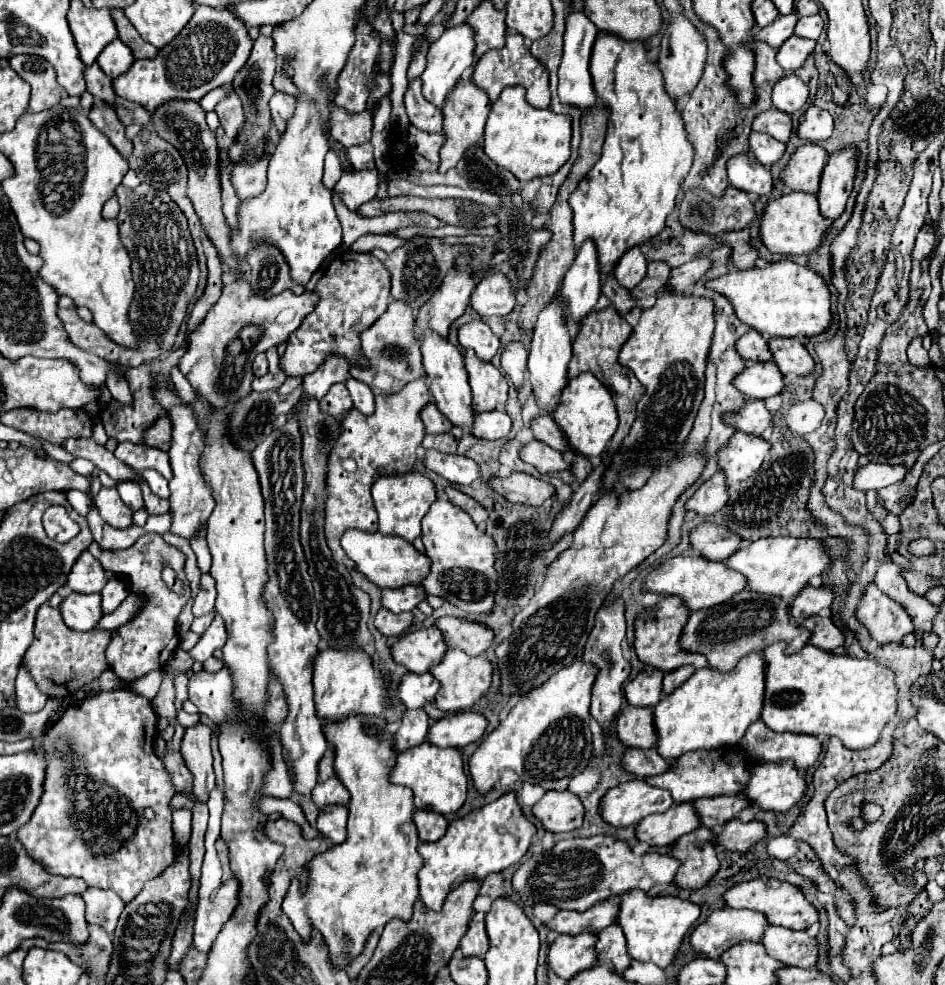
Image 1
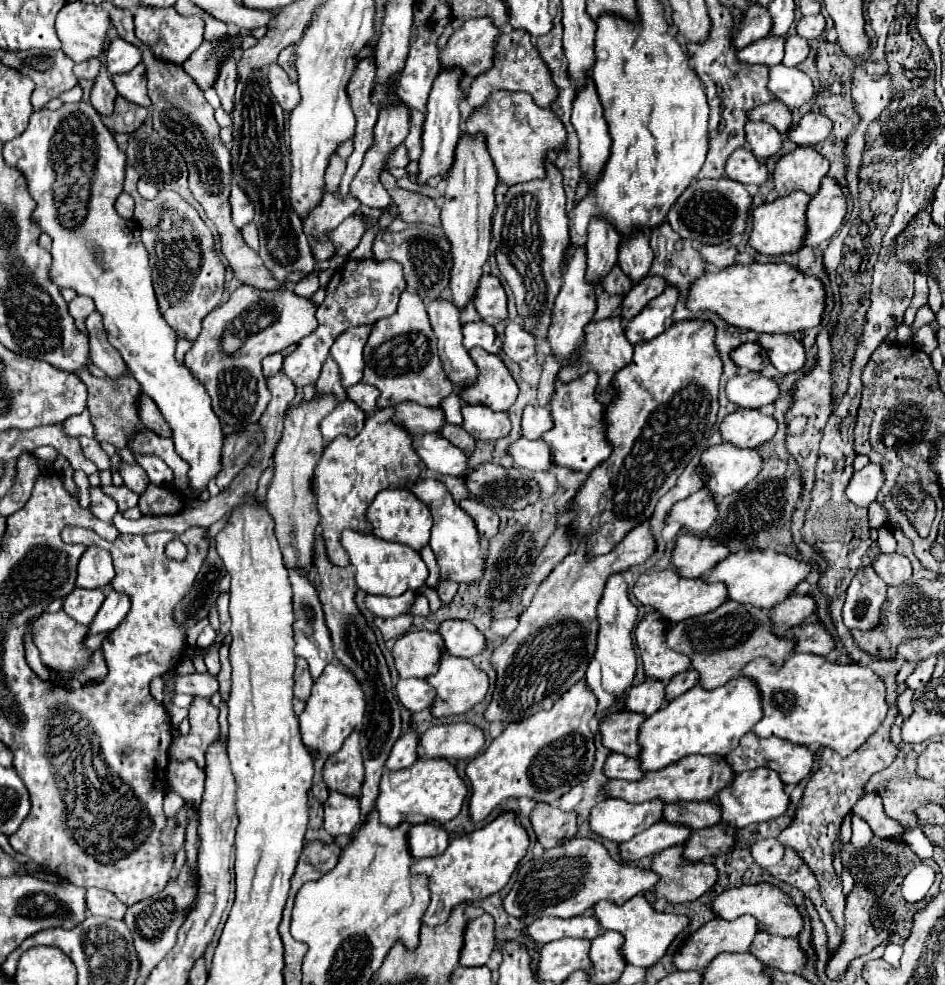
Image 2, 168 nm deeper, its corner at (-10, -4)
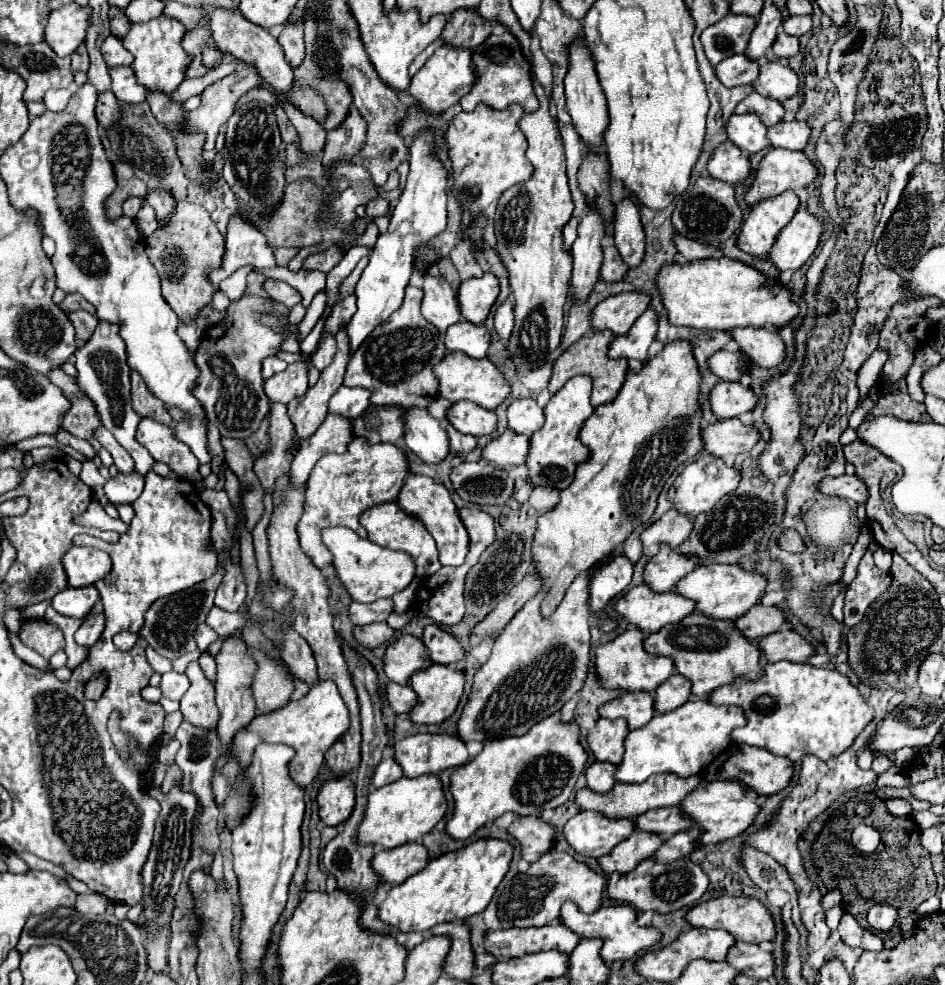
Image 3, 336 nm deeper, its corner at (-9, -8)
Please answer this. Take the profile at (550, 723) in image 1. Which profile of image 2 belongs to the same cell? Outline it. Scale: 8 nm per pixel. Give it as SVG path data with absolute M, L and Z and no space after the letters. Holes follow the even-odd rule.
M578 680L550 710L540 710L528 720L508 724L466 768L466 776L472 782L472 820L484 820L504 798L528 796L536 802L552 804L576 784L586 782L596 752L594 734L588 726L596 714L596 704L594 692L584 680Z

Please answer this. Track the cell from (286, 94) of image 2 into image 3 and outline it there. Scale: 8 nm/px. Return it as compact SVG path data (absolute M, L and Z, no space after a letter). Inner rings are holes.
M215 8L211 12L211 32L213 32L213 38L215 38L217 46L223 48L223 52L227 52L233 60L255 66L257 72L265 78L267 84L271 84L277 90L289 90L291 88L293 68L287 64L287 60L283 56L283 48L279 48L277 38L273 38L269 34L269 30L251 24L247 18L243 18L243 14L239 10L227 12L225 8L223 10Z

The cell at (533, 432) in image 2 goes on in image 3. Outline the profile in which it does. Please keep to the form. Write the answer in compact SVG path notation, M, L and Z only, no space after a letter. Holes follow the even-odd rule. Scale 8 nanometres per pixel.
M519 398L519 400L513 400L511 406L507 408L507 422L509 422L509 428L515 432L533 434L535 430L541 428L541 424L545 422L545 416L533 398Z

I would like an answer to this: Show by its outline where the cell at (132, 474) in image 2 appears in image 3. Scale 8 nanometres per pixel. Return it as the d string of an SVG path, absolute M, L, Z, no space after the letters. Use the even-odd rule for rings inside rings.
M99 426L99 428L95 430L95 438L97 438L97 440L103 444L103 448L113 456L115 466L117 466L119 472L129 474L129 472L135 470L131 456L129 456L129 454L125 452L125 448L115 440L115 436L111 436L111 432L107 432L103 426Z

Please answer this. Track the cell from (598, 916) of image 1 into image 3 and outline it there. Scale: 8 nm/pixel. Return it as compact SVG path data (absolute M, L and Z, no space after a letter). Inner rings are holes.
M547 924L541 928L509 928L509 930L497 930L487 934L485 938L485 950L499 958L515 958L533 954L539 950L559 950L559 952L571 952L579 942L579 936L575 936L569 928L563 928L563 924Z

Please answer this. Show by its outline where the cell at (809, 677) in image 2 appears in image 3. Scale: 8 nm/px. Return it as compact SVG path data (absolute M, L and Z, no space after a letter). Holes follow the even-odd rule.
M795 662L767 664L765 674L757 682L739 678L711 692L709 702L715 706L737 706L747 716L747 724L731 732L735 744L765 748L775 756L801 750L819 760L835 758L853 744L857 734L873 718L871 708L849 678L841 676L837 670Z

